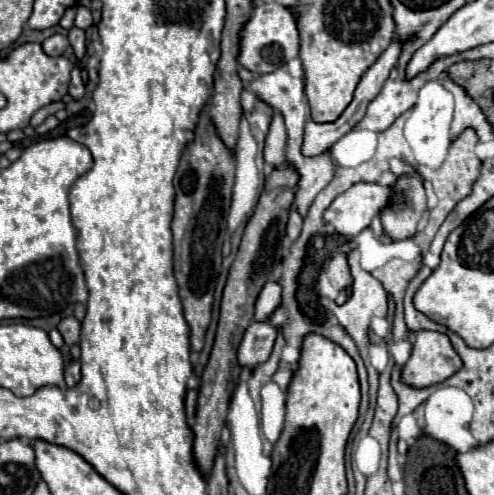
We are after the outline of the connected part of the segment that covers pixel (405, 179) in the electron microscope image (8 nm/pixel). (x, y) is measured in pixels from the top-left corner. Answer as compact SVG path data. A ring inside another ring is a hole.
M400 175L392 183L392 203L380 211L380 221L392 239L408 239L416 233L424 211L426 193L422 179L414 175Z

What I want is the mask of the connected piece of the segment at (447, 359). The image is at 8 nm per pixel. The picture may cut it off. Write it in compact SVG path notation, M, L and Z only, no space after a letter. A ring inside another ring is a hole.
M420 331L412 345L412 355L400 371L402 383L410 387L430 387L446 381L462 367L458 353L452 349L450 339L442 333Z

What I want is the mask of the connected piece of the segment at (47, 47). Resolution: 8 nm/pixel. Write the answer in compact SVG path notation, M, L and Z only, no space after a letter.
M52 35L52 37L48 37L48 39L42 43L44 53L46 53L46 55L52 55L52 57L62 55L66 47L68 47L68 39L66 39L64 35Z

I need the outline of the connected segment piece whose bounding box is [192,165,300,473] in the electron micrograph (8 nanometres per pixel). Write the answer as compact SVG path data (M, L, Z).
M286 165L282 169L272 169L272 173L266 177L264 191L260 195L260 201L252 213L252 217L246 223L236 259L230 267L228 281L224 287L222 295L222 305L220 305L220 321L218 321L218 331L216 331L216 341L208 359L208 365L204 367L202 373L202 385L198 393L198 409L196 409L196 425L192 427L194 431L194 457L202 473L208 473L212 469L214 457L218 453L218 443L220 443L220 431L226 423L226 401L230 401L232 391L238 383L242 367L238 365L236 351L240 345L240 339L252 323L254 315L254 301L258 293L262 291L264 283L270 279L274 273L274 267L278 259L282 257L282 235L286 231L286 221L288 221L288 211L294 201L294 193L298 191L298 179L300 175L292 165Z

